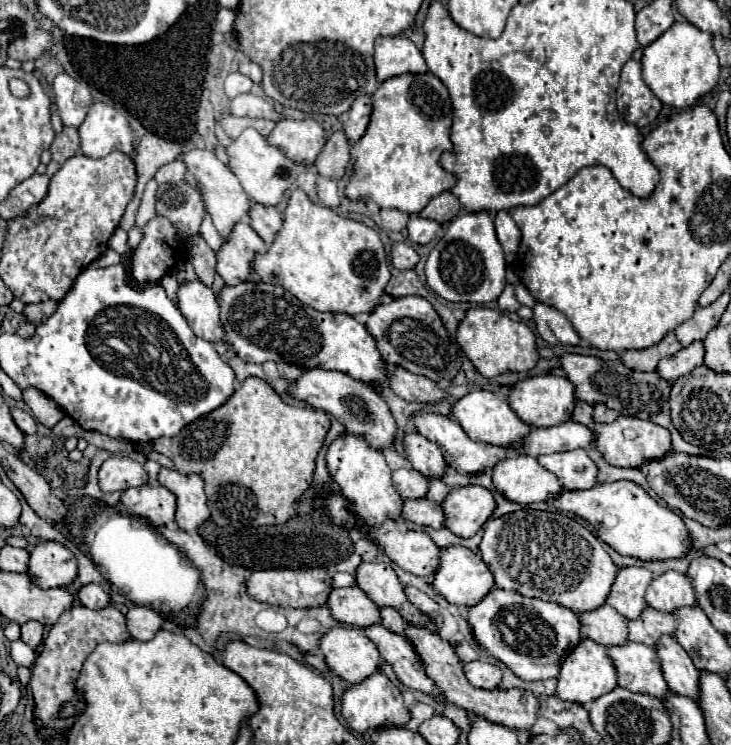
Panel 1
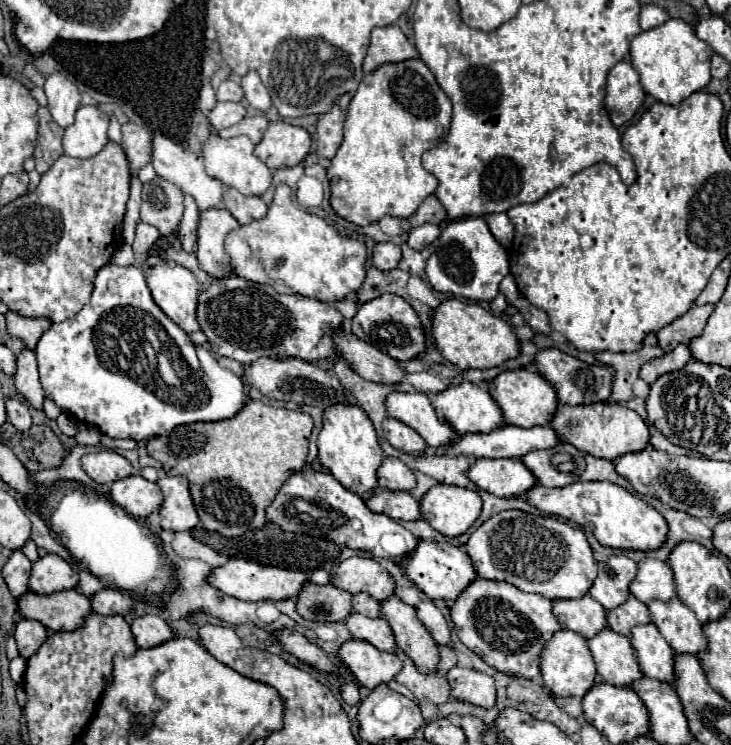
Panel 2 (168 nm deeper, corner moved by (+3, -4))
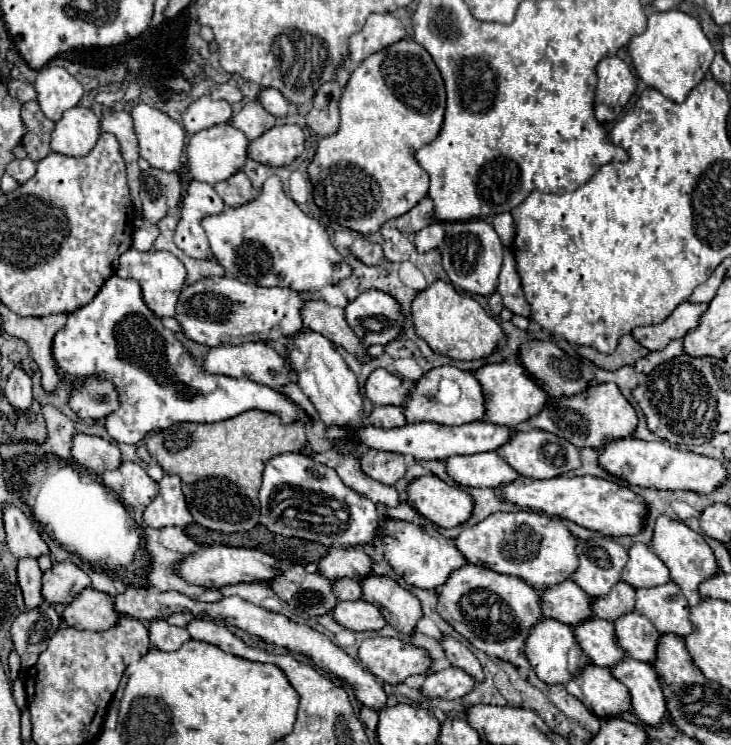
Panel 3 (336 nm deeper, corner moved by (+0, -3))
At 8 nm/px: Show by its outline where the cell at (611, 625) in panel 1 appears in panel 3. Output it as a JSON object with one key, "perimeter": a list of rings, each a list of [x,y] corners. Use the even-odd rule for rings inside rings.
{"perimeter":[[[565,580],[543,590],[541,610],[545,618],[555,618],[569,626],[591,618],[589,596],[573,580]]]}

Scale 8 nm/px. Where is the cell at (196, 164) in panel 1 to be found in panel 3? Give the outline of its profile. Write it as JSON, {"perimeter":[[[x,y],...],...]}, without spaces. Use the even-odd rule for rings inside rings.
{"perimeter":[[[143,102],[131,106],[131,118],[139,144],[139,154],[153,166],[165,172],[181,172],[179,156],[183,152],[185,132],[165,112]]]}

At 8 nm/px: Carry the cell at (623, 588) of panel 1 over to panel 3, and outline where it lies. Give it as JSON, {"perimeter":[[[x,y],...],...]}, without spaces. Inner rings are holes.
{"perimeter":[[[597,534],[589,540],[577,540],[575,552],[579,556],[579,566],[575,574],[571,574],[571,580],[589,596],[605,596],[613,584],[621,580],[621,570],[627,562],[627,550],[621,544]]]}

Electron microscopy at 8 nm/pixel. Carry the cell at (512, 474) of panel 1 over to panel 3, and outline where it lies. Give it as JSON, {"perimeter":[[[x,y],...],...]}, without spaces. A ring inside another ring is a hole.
{"perimeter":[[[497,452],[469,454],[469,456],[451,456],[445,460],[447,474],[461,486],[479,486],[479,488],[499,488],[517,478],[515,470],[499,458]]]}

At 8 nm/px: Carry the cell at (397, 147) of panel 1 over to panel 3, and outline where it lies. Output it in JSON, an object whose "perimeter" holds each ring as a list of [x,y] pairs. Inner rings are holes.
{"perimeter":[[[403,38],[367,56],[351,72],[339,112],[339,130],[317,140],[315,158],[307,166],[313,198],[329,220],[361,234],[375,234],[387,220],[403,216],[427,196],[429,174],[413,156],[443,126],[445,86],[439,68],[421,44]]]}

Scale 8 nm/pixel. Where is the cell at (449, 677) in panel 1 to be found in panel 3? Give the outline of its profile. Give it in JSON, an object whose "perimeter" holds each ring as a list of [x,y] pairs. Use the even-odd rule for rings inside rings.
{"perimeter":[[[367,574],[361,580],[361,590],[363,598],[377,606],[385,620],[399,632],[413,632],[417,620],[423,616],[419,600],[387,576]]]}

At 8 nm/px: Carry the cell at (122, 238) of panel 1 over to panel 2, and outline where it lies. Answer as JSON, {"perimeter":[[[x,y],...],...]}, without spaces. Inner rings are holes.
{"perimeter":[[[124,243],[124,245],[114,253],[114,257],[112,257],[112,263],[120,265],[120,267],[132,265],[134,261],[136,261],[136,253],[134,253],[132,245],[128,245],[128,243]]]}

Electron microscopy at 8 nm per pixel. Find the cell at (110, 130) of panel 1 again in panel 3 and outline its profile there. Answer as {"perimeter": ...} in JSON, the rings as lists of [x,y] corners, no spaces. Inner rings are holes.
{"perimeter":[[[71,108],[55,122],[51,150],[65,156],[85,156],[99,138],[99,118],[89,108]]]}

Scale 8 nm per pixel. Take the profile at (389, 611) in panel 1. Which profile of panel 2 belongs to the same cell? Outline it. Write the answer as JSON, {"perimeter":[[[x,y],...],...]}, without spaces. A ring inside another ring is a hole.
{"perimeter":[[[368,593],[354,595],[352,605],[354,605],[356,613],[362,613],[366,617],[372,617],[372,619],[382,619],[384,617],[382,611],[380,611],[380,603],[376,599],[372,599]]]}

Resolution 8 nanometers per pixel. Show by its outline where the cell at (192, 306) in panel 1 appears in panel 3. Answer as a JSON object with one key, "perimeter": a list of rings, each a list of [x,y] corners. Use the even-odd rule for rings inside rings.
{"perimeter":[[[129,248],[125,254],[121,254],[115,274],[119,278],[135,278],[141,286],[143,300],[147,302],[149,310],[153,310],[157,316],[175,316],[175,304],[185,280],[185,266],[171,252],[139,252],[135,248]]]}

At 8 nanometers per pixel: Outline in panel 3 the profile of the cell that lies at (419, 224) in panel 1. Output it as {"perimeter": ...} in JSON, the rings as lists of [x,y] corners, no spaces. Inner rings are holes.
{"perimeter":[[[433,222],[429,224],[427,228],[419,230],[415,234],[415,248],[419,252],[429,252],[429,250],[435,250],[437,244],[443,240],[445,236],[445,230],[443,230],[443,224],[441,222]]]}

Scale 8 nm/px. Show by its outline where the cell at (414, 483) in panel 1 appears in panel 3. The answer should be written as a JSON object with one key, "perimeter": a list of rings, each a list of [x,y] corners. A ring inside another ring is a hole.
{"perimeter":[[[363,450],[359,454],[359,464],[367,476],[389,486],[395,484],[405,474],[405,456],[395,452]]]}

